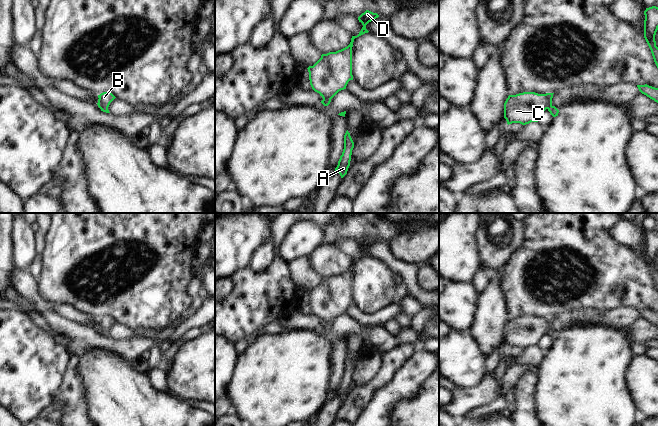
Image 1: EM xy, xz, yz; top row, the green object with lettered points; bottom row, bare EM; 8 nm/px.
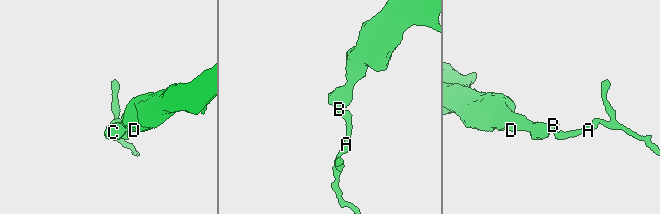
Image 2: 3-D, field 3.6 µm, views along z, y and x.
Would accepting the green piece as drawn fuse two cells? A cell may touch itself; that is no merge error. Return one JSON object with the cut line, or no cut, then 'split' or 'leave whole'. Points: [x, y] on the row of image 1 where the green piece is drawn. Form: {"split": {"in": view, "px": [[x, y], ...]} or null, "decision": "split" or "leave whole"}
{"split": {"in": "yz", "px": [[551, 104], [547, 108]]}, "decision": "split"}

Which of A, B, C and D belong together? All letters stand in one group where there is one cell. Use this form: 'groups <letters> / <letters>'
groups A / B C D

